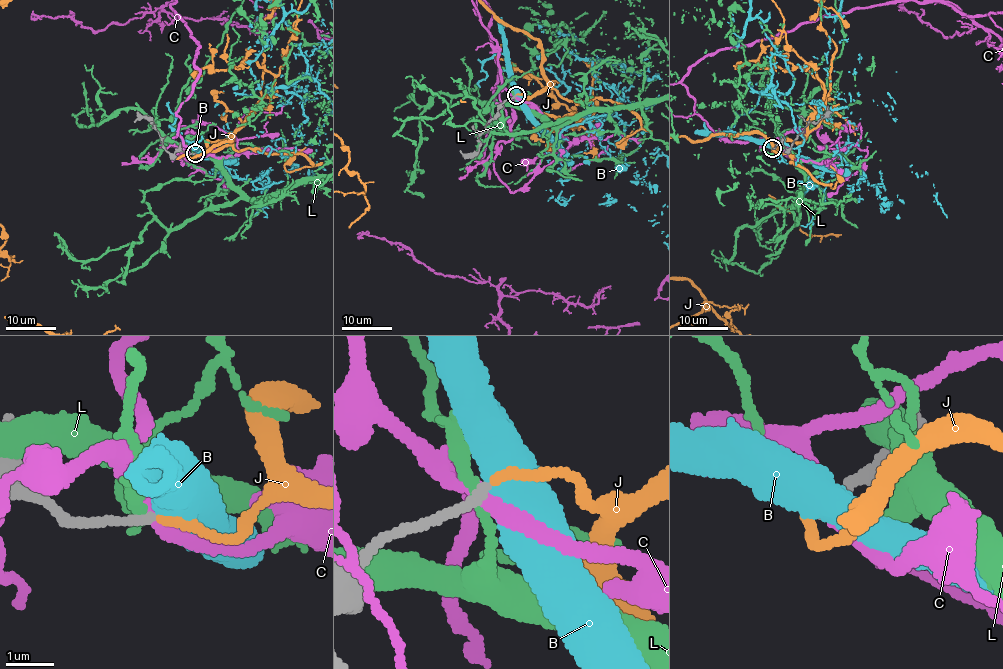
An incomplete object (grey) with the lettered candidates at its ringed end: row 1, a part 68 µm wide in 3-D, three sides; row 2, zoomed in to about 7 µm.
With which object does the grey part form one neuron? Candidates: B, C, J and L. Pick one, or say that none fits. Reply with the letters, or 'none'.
J

